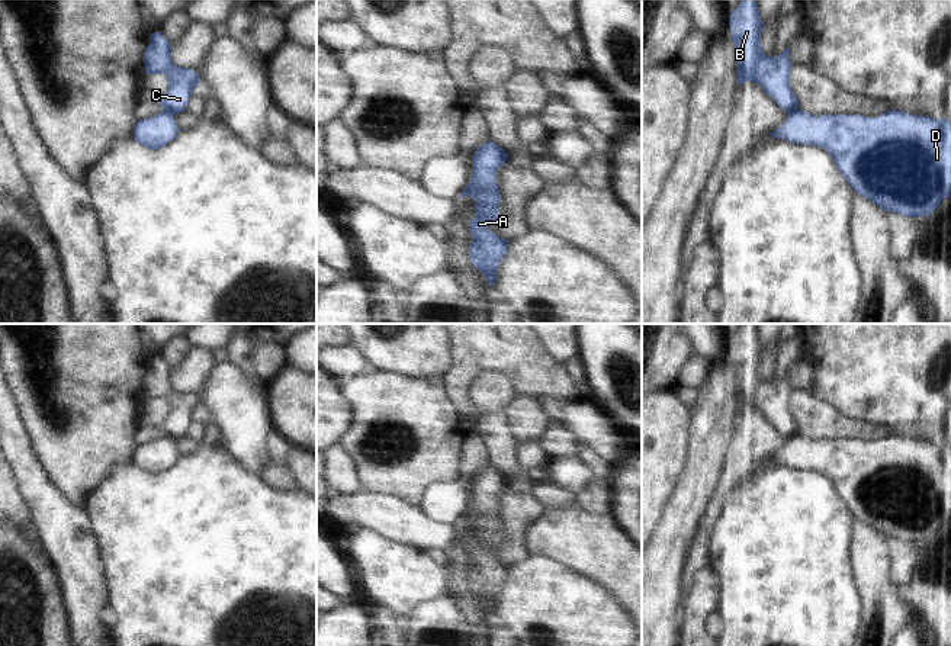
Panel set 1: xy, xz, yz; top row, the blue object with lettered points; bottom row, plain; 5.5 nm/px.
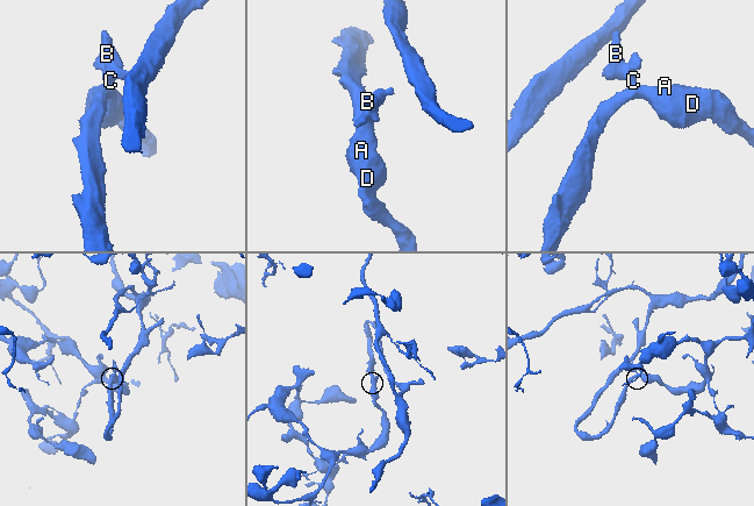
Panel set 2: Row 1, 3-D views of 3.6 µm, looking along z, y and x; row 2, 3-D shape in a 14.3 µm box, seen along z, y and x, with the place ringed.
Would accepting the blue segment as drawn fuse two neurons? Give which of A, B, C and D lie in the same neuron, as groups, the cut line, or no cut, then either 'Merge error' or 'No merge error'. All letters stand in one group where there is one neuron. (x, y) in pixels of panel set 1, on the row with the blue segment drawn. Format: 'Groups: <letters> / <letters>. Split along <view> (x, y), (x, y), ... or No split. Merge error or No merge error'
Groups: A D / B C. Split along yz (797, 108), (787, 113). Merge error.

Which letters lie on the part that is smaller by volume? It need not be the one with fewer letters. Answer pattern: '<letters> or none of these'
B, C

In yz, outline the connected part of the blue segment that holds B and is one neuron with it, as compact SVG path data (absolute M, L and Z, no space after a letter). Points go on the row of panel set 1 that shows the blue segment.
M740 0L732 10L729 19L730 39L735 46L735 62L738 86L752 81L764 89L787 115L799 109L799 102L790 86L788 48L778 57L768 57L762 52L761 30L762 20L758 10L758 0Z

